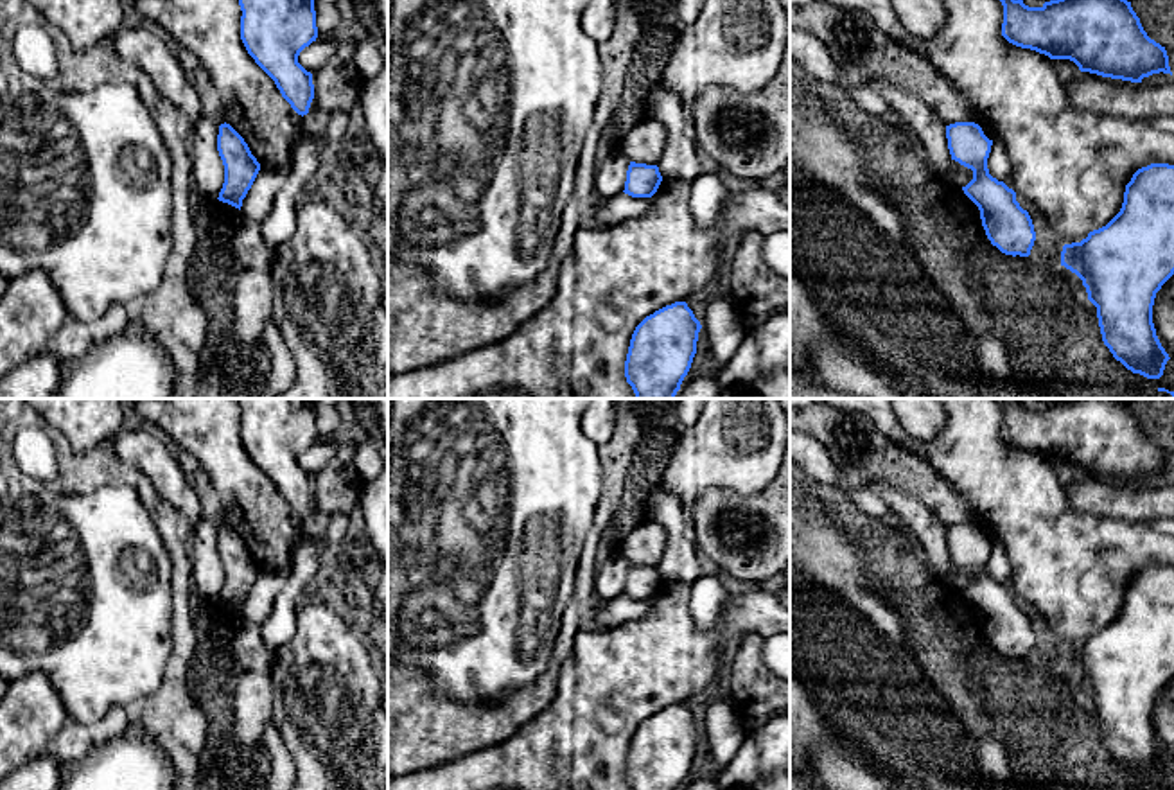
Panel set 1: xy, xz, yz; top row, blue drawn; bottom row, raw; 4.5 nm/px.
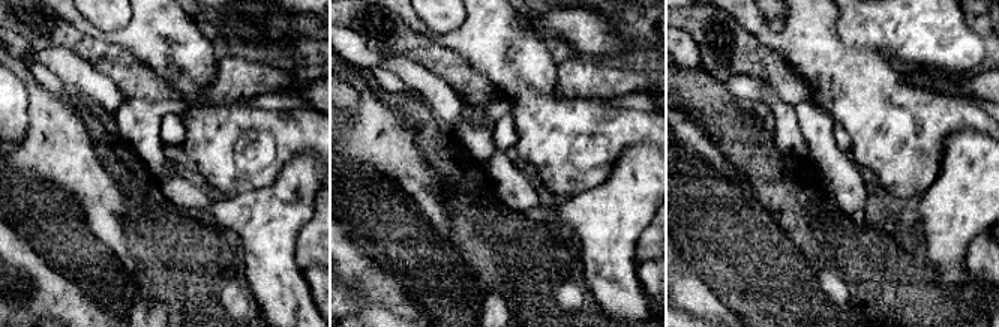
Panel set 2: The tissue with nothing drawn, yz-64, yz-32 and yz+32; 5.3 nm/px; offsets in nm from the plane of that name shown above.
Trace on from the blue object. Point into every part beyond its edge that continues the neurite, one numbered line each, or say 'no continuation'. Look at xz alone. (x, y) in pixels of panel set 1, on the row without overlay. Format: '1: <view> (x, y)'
no continuation

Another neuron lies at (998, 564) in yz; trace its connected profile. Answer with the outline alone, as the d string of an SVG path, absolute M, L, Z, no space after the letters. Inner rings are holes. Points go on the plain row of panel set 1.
M993 544L987 571L998 584L1005 584L1012 578L1012 566L1002 544Z

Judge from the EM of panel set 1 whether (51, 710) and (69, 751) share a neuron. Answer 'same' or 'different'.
different

